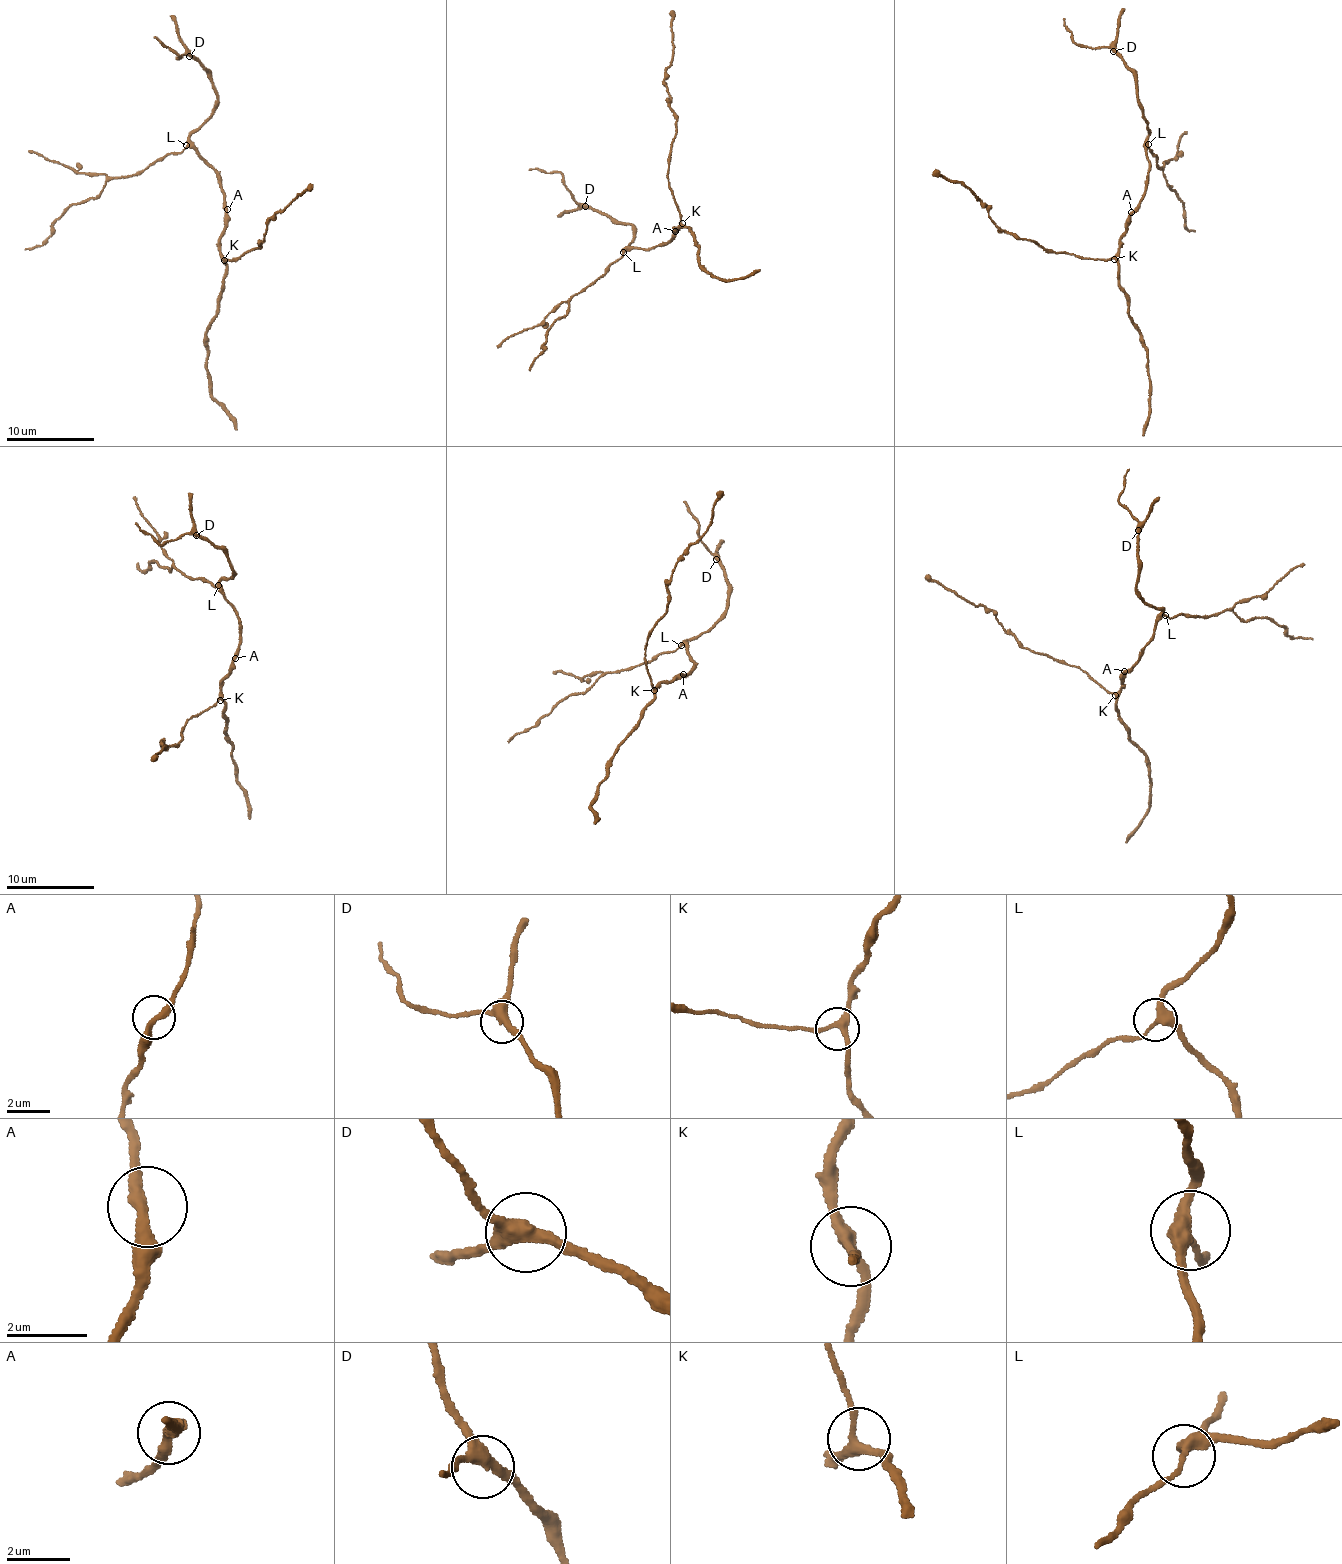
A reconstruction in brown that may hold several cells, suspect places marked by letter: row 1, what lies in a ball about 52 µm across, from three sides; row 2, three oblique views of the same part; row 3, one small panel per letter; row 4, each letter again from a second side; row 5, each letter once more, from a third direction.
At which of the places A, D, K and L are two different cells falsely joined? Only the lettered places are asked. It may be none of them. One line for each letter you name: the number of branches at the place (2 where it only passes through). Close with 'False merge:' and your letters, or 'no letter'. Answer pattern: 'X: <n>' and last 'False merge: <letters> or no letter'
False merge: no letter

